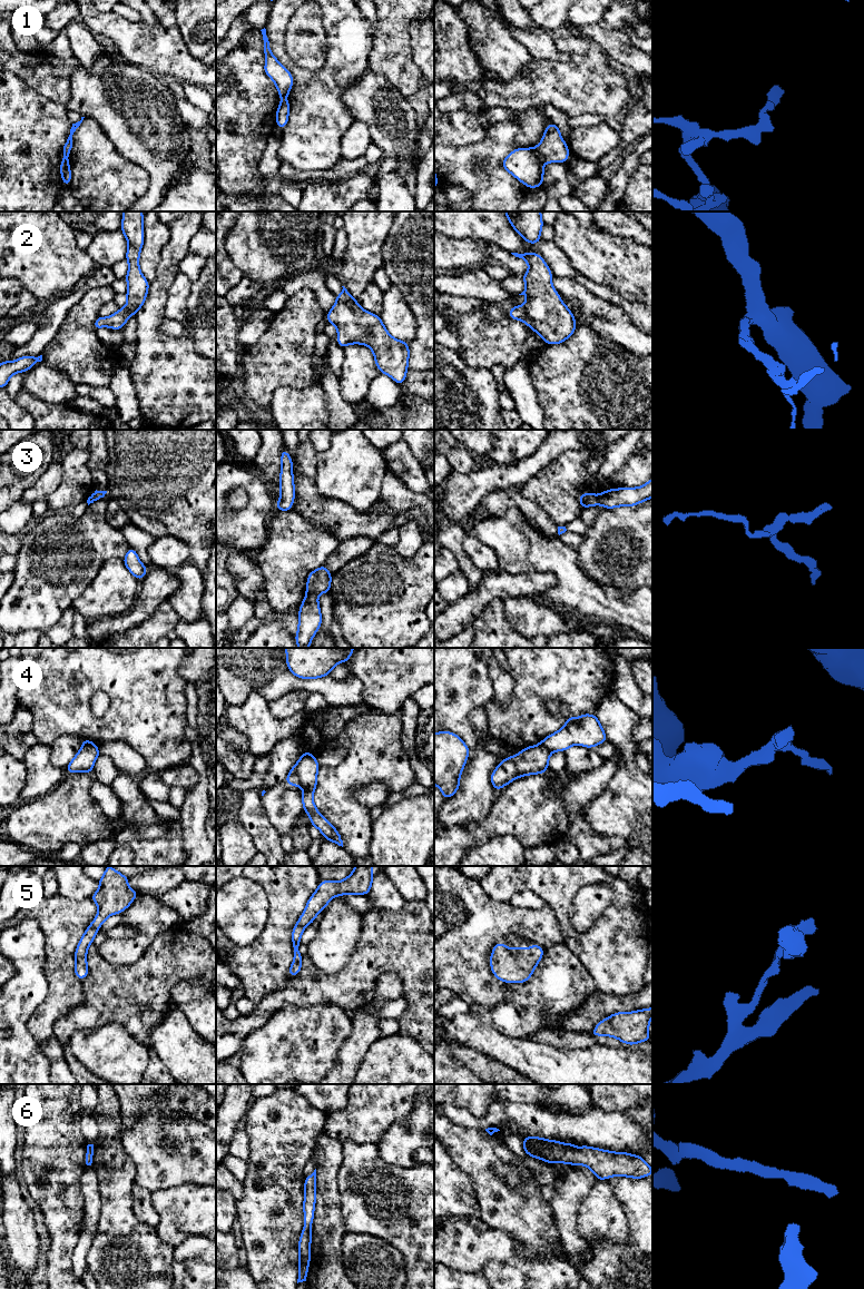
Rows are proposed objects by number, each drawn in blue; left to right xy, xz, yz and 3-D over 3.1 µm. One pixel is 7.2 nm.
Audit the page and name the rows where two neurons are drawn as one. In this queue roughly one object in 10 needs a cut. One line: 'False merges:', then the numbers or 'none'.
False merges: 1, 4

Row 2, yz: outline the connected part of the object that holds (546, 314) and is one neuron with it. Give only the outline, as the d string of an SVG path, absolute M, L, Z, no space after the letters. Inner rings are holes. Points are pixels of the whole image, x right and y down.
M538 253L511 254L526 260L529 270L521 277L526 289L519 294L528 301L522 306L511 307L509 317L524 322L546 344L563 343L573 335L577 323L552 286L549 266Z

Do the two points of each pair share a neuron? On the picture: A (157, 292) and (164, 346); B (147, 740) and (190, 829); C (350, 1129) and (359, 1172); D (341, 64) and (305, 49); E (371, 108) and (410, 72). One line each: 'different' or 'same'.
A: same
B: different
C: different
D: different
E: different

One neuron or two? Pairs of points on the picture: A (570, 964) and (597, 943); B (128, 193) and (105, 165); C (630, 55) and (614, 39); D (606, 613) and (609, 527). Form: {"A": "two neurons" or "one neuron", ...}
{"A": "two neurons", "B": "one neuron", "C": "one neuron", "D": "two neurons"}

